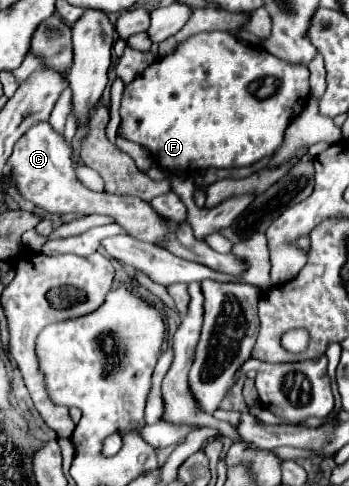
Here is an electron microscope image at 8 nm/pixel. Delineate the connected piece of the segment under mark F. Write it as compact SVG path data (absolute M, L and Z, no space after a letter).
M227 31L197 33L185 39L175 53L155 59L123 89L119 135L151 151L169 173L187 173L223 167L249 167L271 157L283 141L287 125L309 99L309 69L301 63L279 61L257 45L245 45Z

